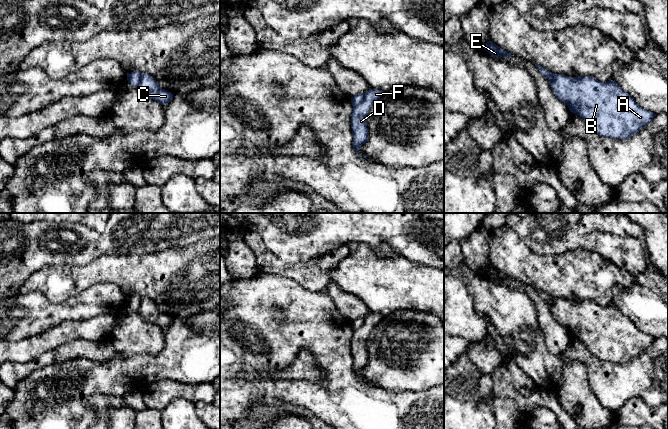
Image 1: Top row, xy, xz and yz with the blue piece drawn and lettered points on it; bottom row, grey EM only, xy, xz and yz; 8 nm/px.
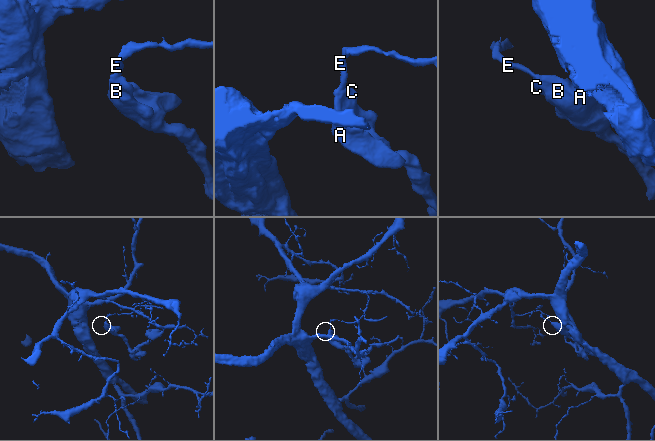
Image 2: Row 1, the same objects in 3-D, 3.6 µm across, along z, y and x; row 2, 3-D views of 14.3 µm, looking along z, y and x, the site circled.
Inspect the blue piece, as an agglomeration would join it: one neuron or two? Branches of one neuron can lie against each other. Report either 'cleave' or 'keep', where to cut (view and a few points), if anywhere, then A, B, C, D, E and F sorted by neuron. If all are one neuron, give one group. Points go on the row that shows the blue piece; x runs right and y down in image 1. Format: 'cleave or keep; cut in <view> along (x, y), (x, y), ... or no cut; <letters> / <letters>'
cleave; cut in xz along (365, 94), (364, 98), (353, 107); A B C D F / E

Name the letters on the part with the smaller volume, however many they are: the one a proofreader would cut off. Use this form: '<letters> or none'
A, B, C, D, F

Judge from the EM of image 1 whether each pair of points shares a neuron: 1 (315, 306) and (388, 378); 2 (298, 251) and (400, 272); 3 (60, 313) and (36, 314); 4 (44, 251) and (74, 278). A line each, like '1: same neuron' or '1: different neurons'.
1: different neurons
2: different neurons
3: same neuron
4: different neurons

